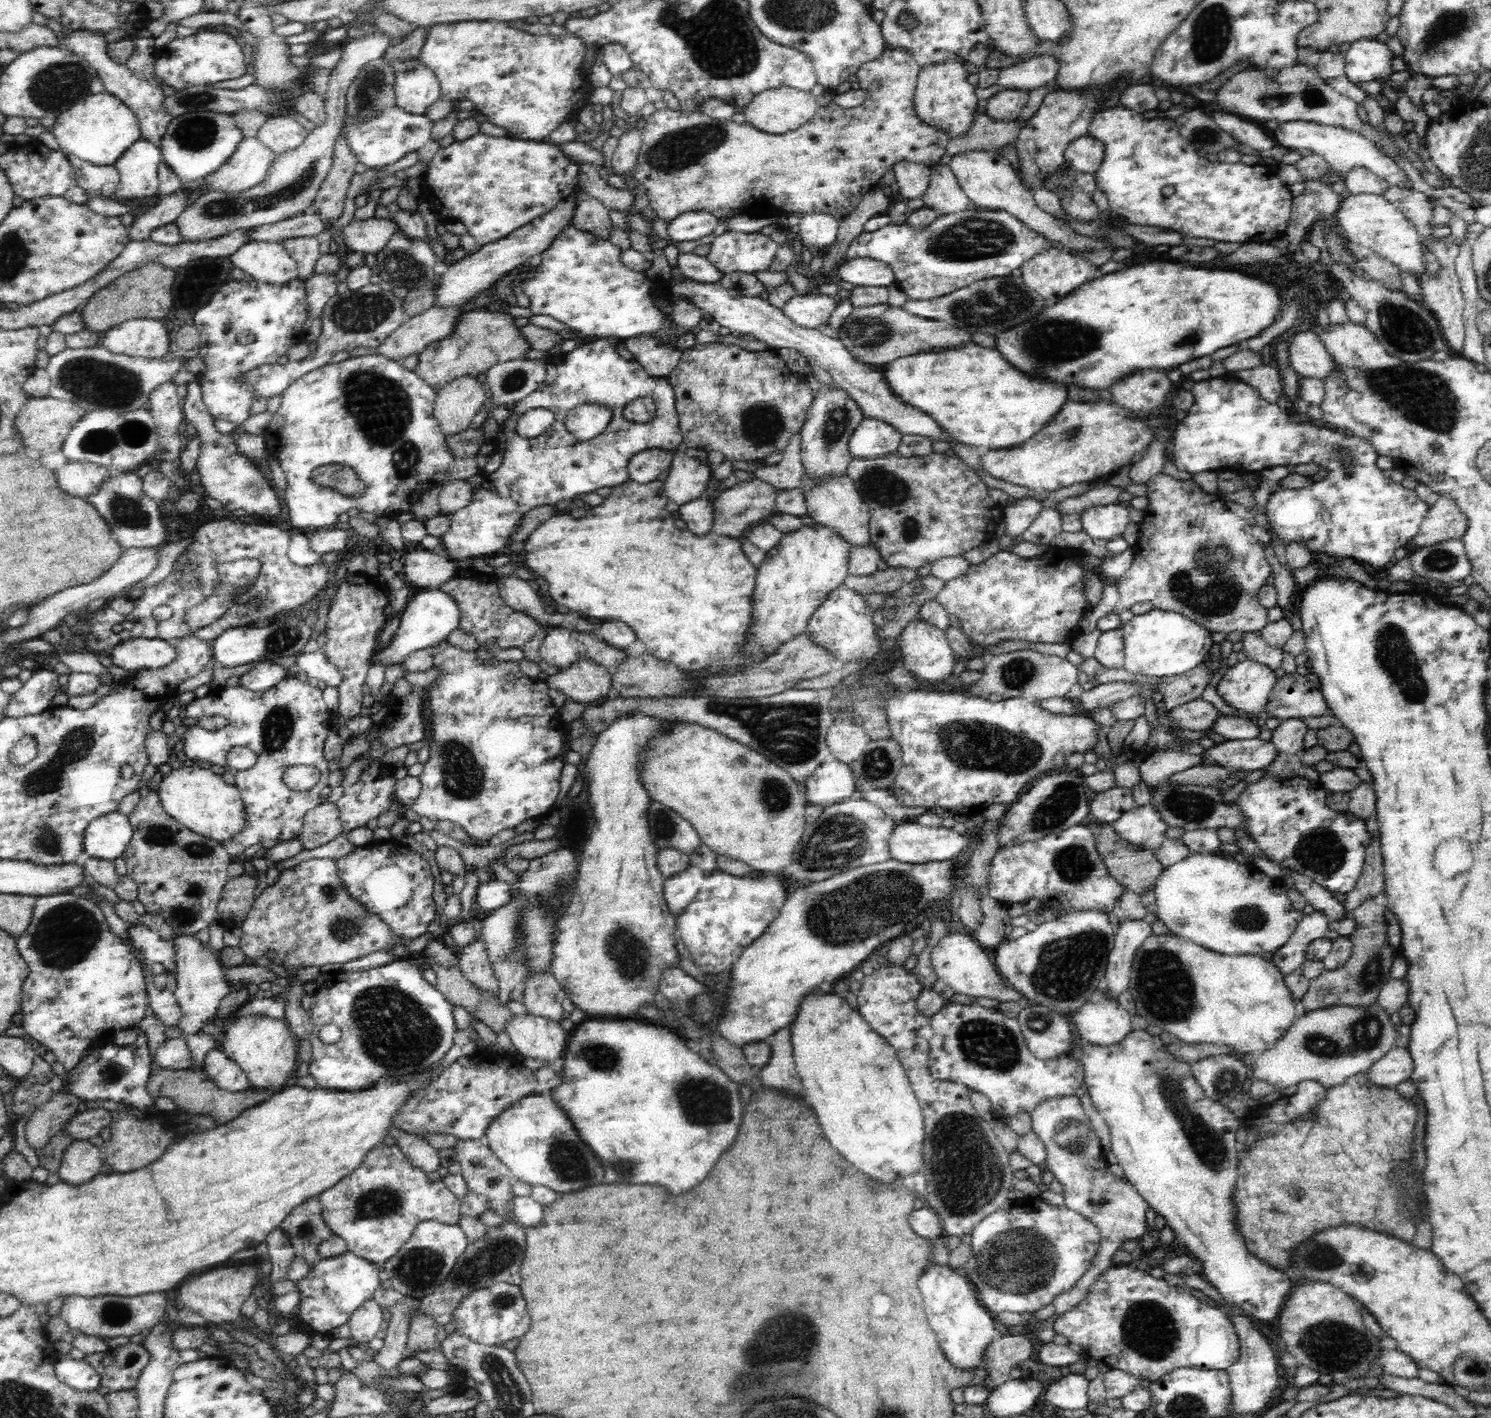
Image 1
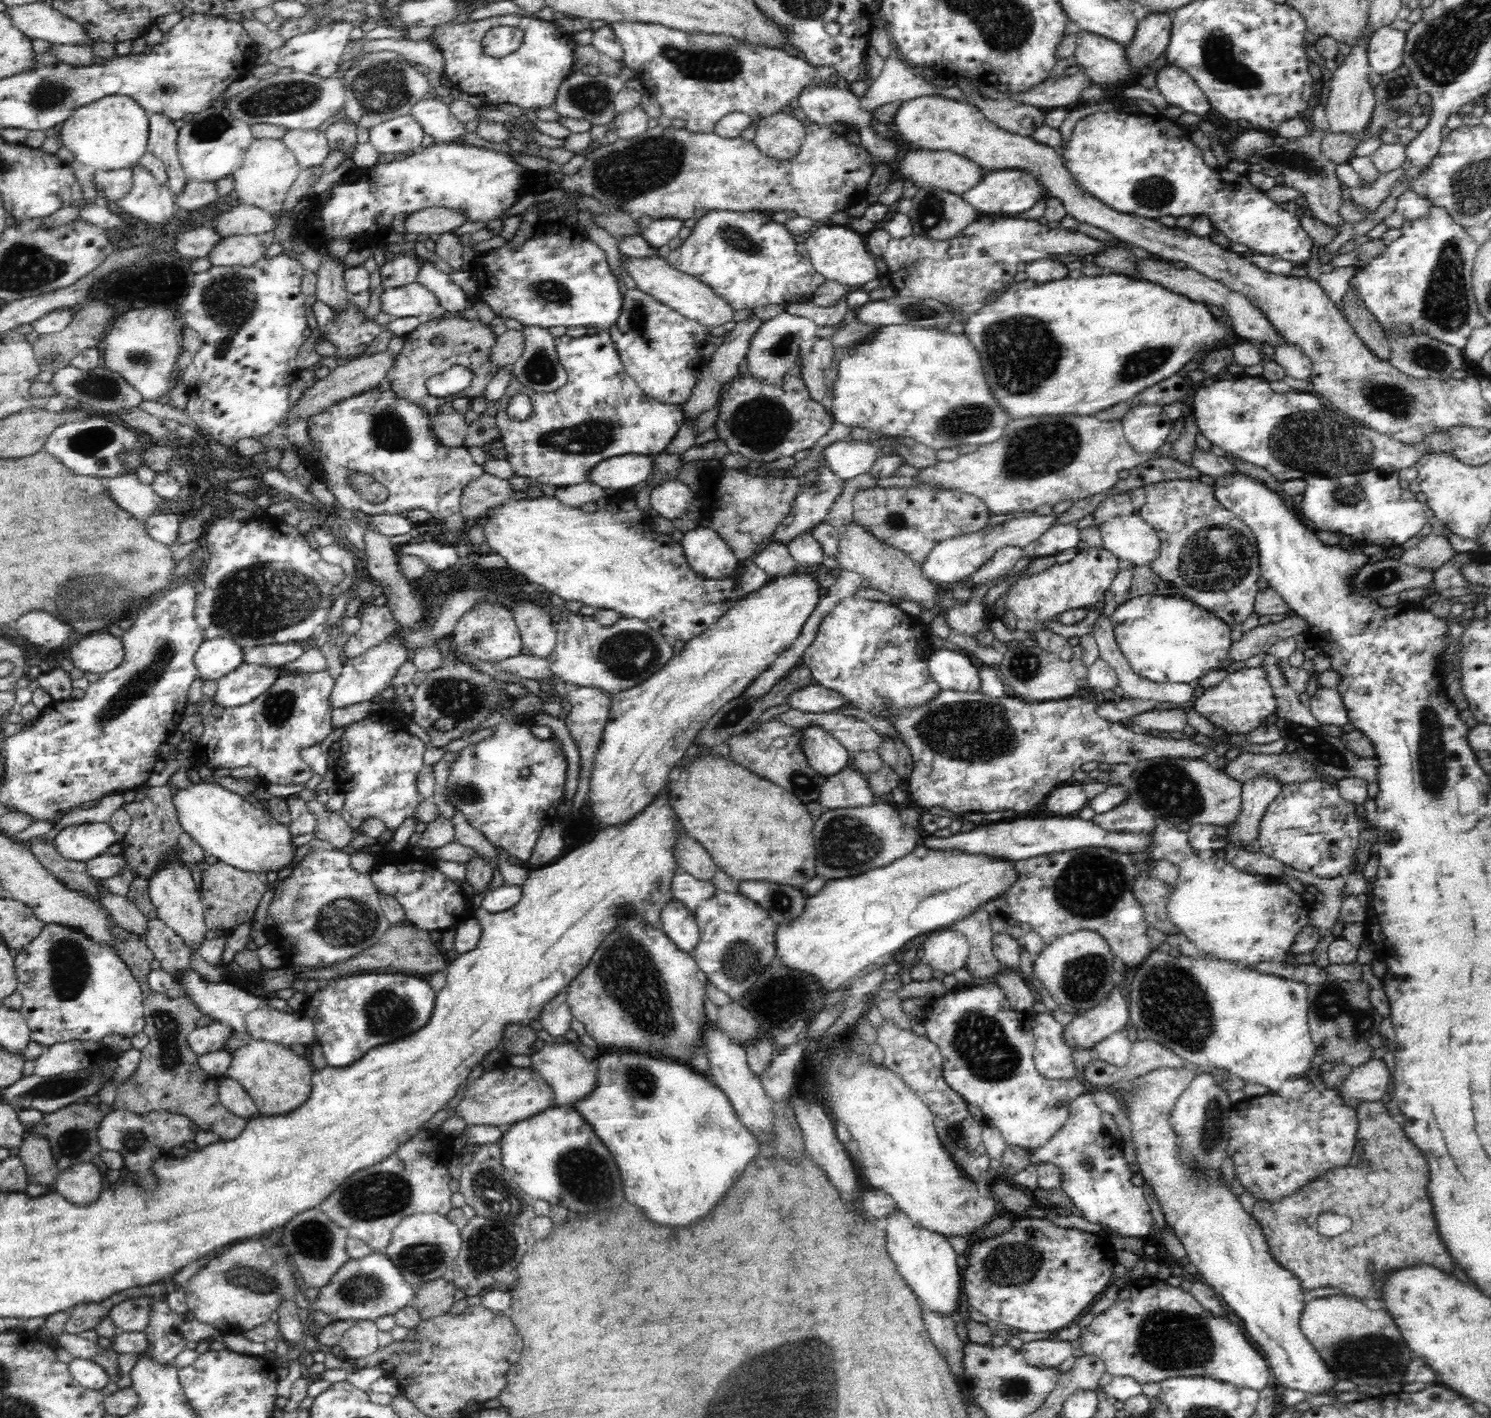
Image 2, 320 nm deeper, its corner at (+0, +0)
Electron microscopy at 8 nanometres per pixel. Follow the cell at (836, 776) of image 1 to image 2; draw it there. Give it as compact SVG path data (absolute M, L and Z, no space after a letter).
M818 725L801 729L801 747L809 765L822 777L840 773L851 762L851 753L830 733Z

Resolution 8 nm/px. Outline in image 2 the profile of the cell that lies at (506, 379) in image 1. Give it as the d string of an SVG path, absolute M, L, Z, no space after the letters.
M524 325L522 332L525 338L525 347L522 356L511 365L512 374L526 387L536 393L548 393L558 390L567 381L567 370L559 360L555 337L548 329Z

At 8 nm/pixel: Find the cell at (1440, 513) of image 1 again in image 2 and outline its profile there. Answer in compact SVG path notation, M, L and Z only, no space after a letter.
M1426 536L1399 558L1400 562L1416 569L1436 571L1455 556L1455 550L1444 536Z

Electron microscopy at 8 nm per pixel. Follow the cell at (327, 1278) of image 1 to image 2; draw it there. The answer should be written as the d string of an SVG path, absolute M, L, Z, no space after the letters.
M373 1252L359 1259L346 1260L326 1286L319 1289L319 1295L310 1304L315 1310L327 1314L332 1321L375 1321L379 1316L394 1315L406 1309L416 1293L413 1286L403 1281L400 1269L385 1252Z

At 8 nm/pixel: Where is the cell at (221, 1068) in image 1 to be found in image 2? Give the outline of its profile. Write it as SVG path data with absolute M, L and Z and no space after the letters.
M226 1077L222 1083L218 1083L218 1092L222 1106L232 1114L246 1119L260 1115L254 1099L236 1080Z

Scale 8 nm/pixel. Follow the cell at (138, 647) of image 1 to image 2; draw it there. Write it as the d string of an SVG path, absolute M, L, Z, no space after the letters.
M98 632L98 634L90 634L86 638L82 638L78 644L74 644L70 648L70 660L74 665L74 669L78 669L81 674L93 673L104 674L111 672L114 668L120 666L120 662L124 660L125 647L121 643L121 639L114 638L108 632Z

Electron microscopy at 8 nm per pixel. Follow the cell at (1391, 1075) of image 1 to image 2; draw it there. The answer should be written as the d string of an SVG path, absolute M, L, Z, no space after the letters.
M1370 1059L1364 1066L1353 1068L1350 1076L1335 1090L1343 1098L1378 1102L1390 1082L1390 1070L1384 1060Z

